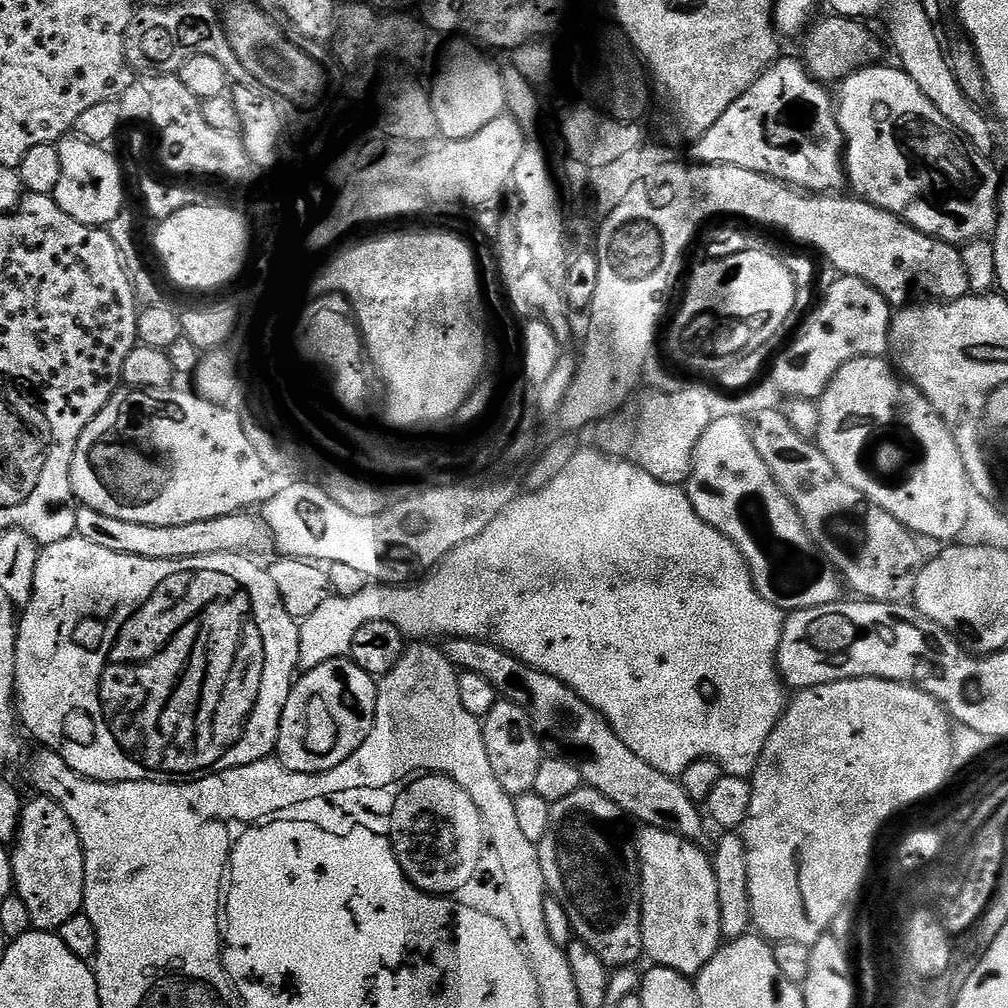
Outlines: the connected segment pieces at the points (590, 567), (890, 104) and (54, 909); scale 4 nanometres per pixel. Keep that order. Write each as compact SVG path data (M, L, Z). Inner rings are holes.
M581 447L576 451L574 458L570 458L570 463L563 468L562 474L558 474L558 478L554 478L554 482L525 491L525 496L517 495L498 514L498 518L494 518L494 522L490 522L490 526L478 534L478 538L470 538L470 542L455 548L423 582L415 586L368 586L368 589L354 593L352 600L336 594L329 595L322 606L318 606L318 610L314 610L314 614L310 614L310 618L300 624L300 668L307 670L322 666L322 662L327 660L347 657L352 651L354 634L358 634L360 627L370 622L393 624L405 637L417 636L415 639L420 642L427 641L427 636L483 642L490 637L491 643L504 649L508 655L516 657L523 664L529 664L542 674L550 674L550 678L558 678L558 682L574 690L574 694L595 708L614 730L614 734L618 734L618 738L622 738L622 742L626 742L626 746L630 746L630 750L634 750L642 762L650 762L654 770L662 770L662 774L667 776L676 776L682 768L681 748L685 765L699 760L716 760L725 773L751 773L760 761L770 734L786 711L786 685L778 667L786 613L784 609L762 598L752 580L748 563L736 548L735 542L714 530L714 526L710 526L696 513L692 497L683 487L658 482L658 478L646 474L646 470L642 470L639 464L617 460L615 456L593 448Z
M873 66L870 68L861 68L852 76L839 85L840 96L838 92L838 115L840 117L840 129L844 132L845 142L845 165L846 174L850 182L860 190L859 195L875 208L886 210L894 214L899 220L905 220L911 228L916 228L922 234L933 236L936 240L944 240L953 246L967 246L973 240L982 240L991 237L996 231L997 221L1000 219L1000 190L1002 181L996 177L996 168L991 164L989 157L985 153L977 151L969 140L960 133L954 125L918 90L914 78L905 74L903 68L893 66L893 68L880 68Z
M40 794L20 809L20 825L10 848L15 895L22 898L37 932L56 932L84 907L84 851L74 822L57 800Z

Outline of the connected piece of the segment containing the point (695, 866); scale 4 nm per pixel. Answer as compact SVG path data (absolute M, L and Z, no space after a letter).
M645 827L638 836L638 847L640 850L640 909L642 910L642 942L644 943L644 956L652 959L653 965L678 970L683 976L694 978L704 967L710 958L722 947L720 935L720 911L718 910L718 882L714 882L714 870L709 853L700 849L699 843L682 838L678 834L668 832L664 828Z

